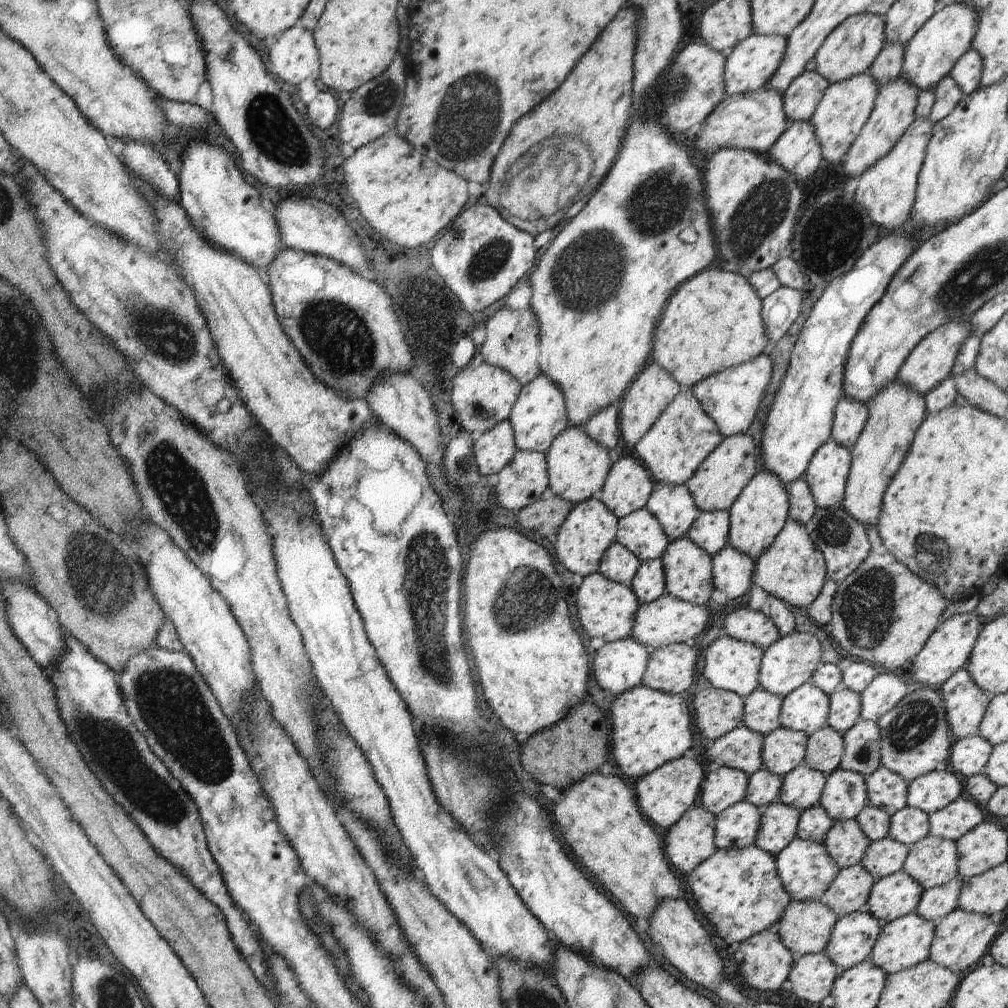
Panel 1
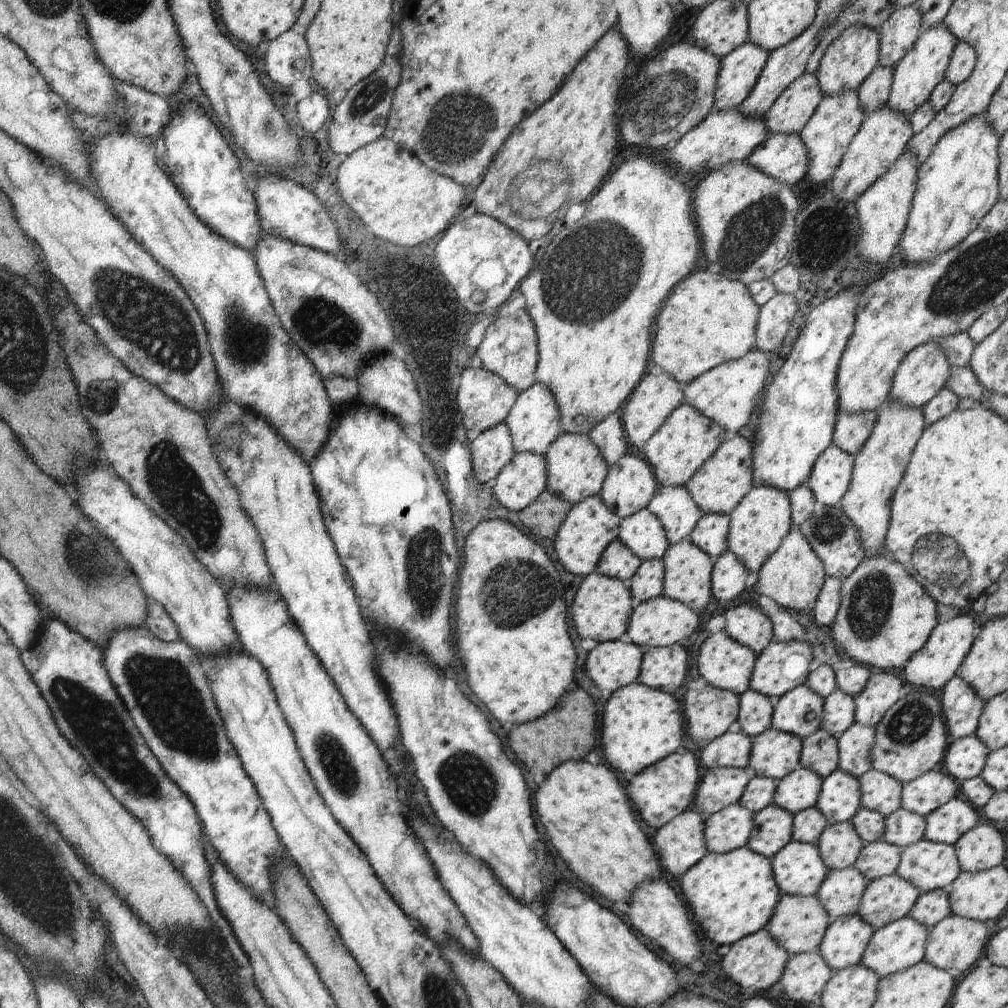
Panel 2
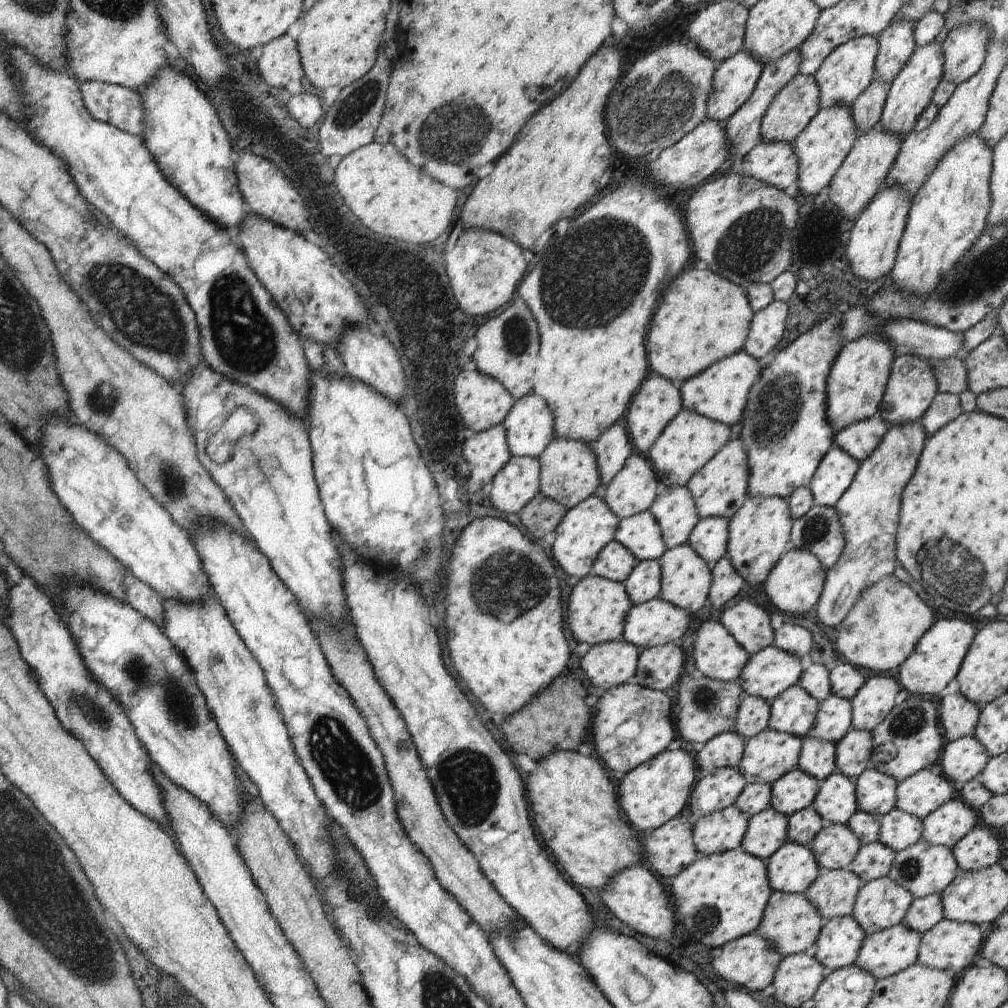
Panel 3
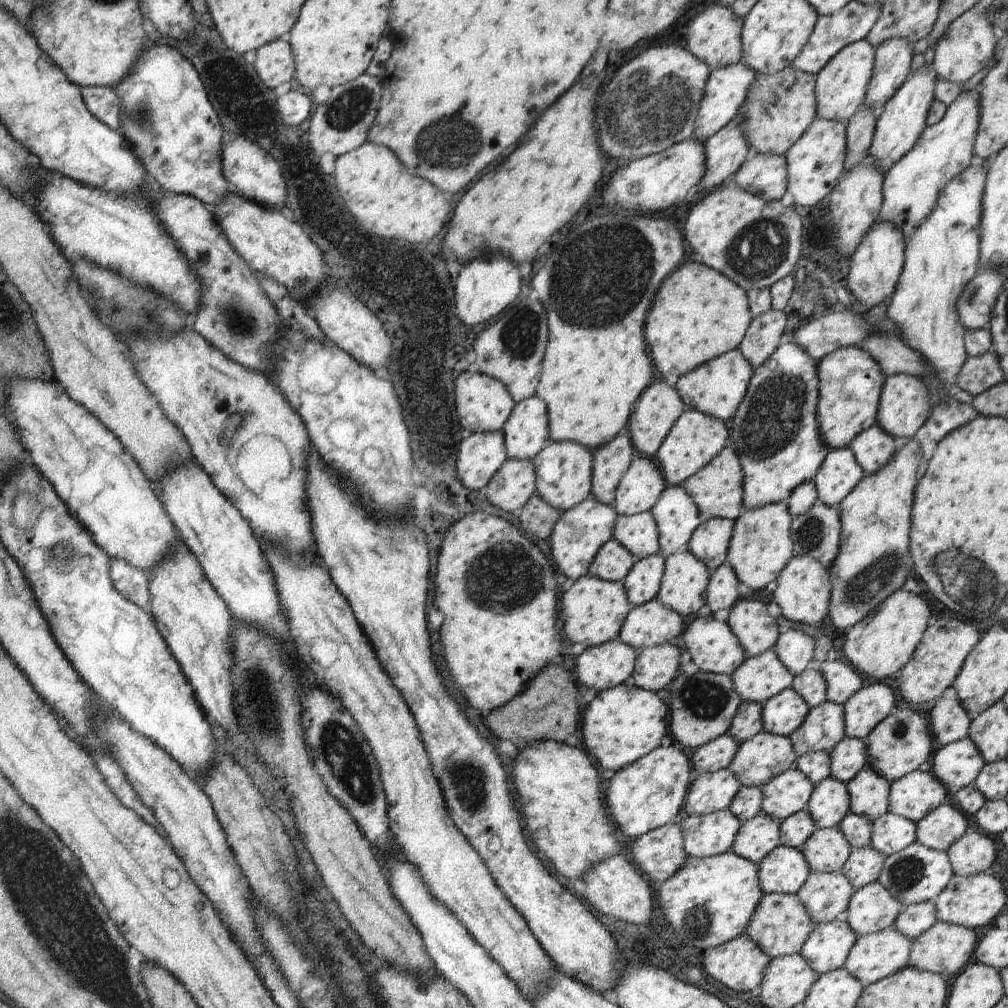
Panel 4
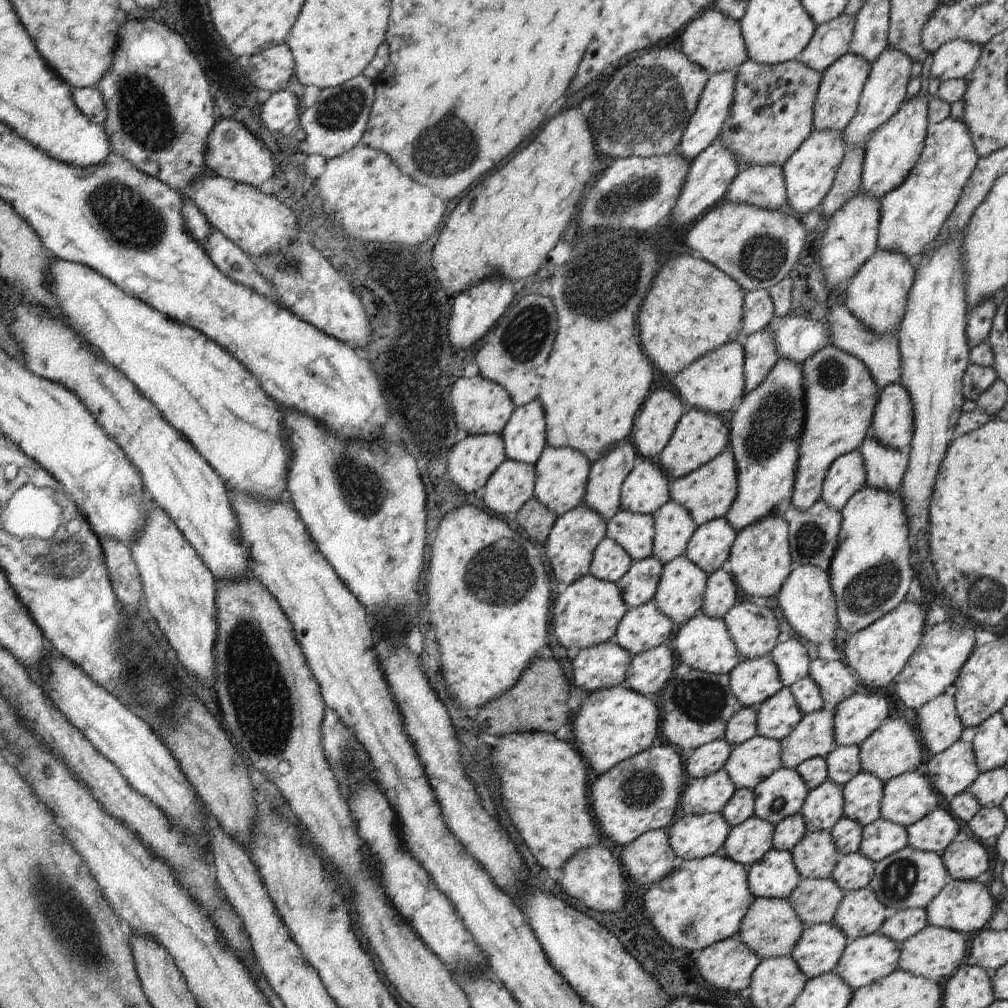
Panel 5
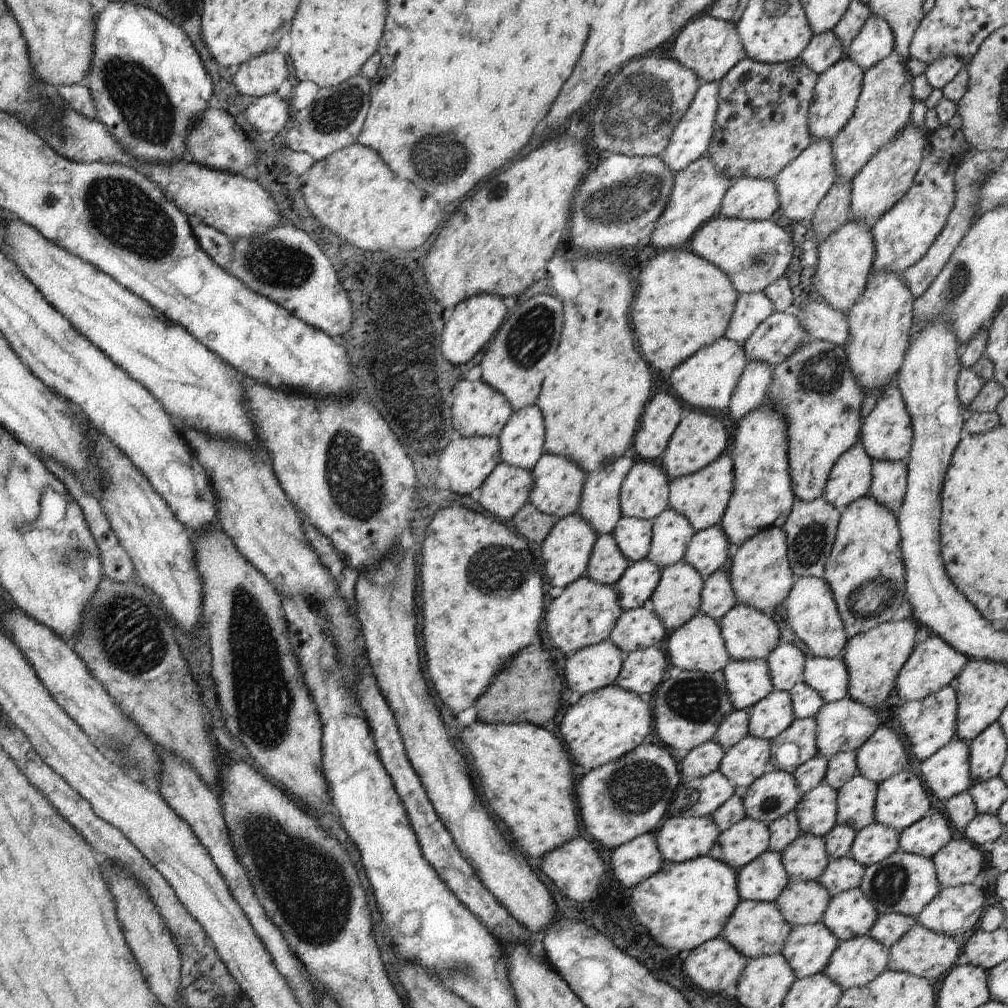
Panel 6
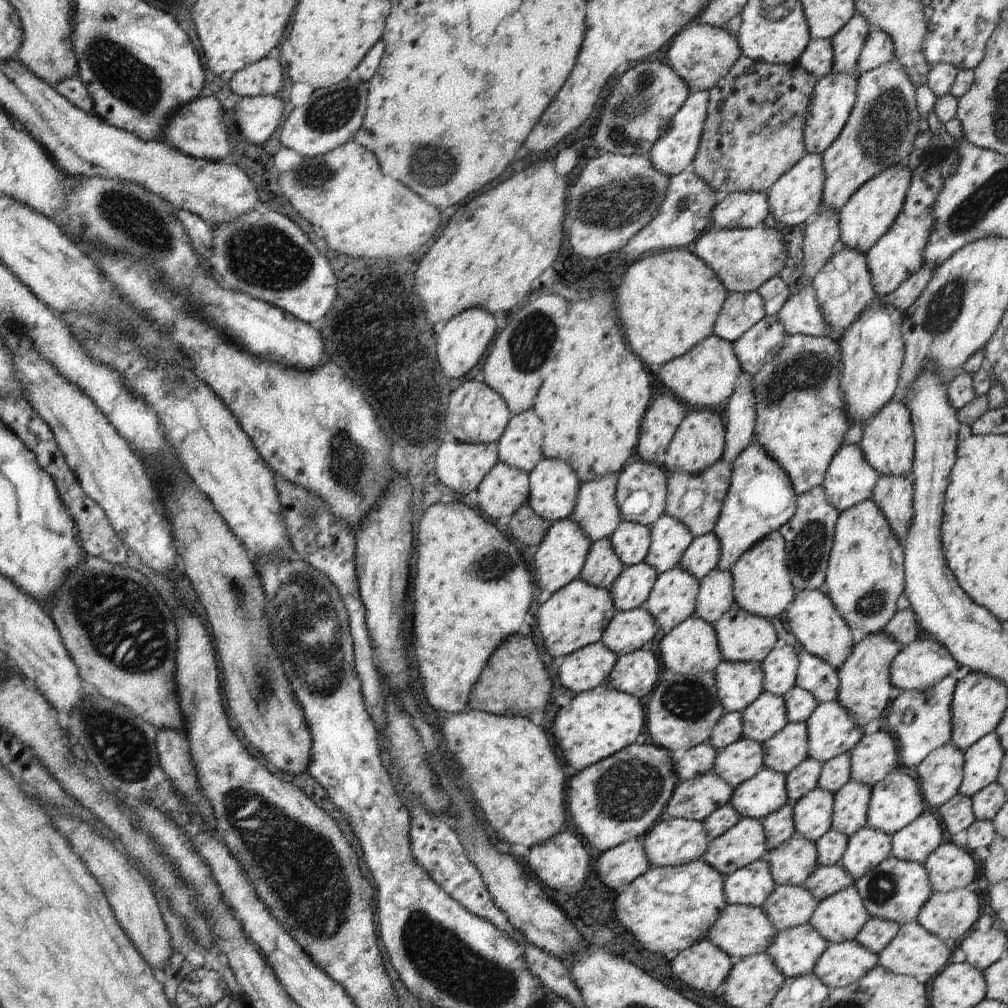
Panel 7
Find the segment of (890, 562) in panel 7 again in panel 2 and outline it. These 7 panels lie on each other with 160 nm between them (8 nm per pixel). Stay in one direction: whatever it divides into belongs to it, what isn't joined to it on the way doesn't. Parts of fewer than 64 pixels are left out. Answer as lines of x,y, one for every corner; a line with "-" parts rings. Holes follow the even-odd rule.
889,400
883,405
871,435
855,456
848,490
838,504
859,532
862,548
874,548
875,554
879,553
885,544
892,495
904,478
911,454
927,426
922,411
923,409
-
827,577
818,598
814,601
814,620
820,626
834,622
841,605
841,579

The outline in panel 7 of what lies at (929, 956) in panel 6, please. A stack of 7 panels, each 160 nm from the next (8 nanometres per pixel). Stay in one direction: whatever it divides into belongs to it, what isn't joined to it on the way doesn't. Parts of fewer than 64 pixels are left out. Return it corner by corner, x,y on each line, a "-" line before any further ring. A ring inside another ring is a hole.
913,921
902,925
895,938
877,955
877,965
896,975
909,975
924,980
938,975
946,967
953,951
950,943
942,941

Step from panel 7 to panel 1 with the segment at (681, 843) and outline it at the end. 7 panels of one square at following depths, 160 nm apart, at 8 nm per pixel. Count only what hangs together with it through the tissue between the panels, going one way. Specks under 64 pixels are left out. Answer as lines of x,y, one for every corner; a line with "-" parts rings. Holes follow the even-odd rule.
744,800
715,815
714,844
717,849
743,849
753,844
758,834
762,810

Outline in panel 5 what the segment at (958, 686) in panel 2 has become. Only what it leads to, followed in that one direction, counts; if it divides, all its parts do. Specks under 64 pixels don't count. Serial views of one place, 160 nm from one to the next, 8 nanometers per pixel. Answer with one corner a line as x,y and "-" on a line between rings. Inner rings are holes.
939,694
915,709
921,741
930,754
938,754
960,740
964,725
959,719
954,696

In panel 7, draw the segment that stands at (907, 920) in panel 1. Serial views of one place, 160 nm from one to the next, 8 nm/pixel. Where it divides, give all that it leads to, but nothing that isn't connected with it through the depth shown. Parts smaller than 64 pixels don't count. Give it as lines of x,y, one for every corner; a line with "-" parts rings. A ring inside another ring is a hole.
854,941
830,943
826,951
818,958
811,974
830,989
847,986
866,975
878,963
878,956

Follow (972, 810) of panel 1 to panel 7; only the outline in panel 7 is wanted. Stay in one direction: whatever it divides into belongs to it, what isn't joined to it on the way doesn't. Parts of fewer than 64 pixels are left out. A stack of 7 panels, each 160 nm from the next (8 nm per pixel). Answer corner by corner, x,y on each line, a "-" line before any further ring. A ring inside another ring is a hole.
924,812
911,824
891,836
891,855
900,861
913,861
923,864
928,856
943,844
939,817

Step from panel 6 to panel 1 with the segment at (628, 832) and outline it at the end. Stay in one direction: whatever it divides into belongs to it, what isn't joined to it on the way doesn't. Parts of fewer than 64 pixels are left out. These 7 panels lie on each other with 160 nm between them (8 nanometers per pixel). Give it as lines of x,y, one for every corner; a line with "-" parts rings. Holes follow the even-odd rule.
680,757
645,774
636,784
636,797
640,812
652,824
670,828
688,809
694,807
704,772
696,759

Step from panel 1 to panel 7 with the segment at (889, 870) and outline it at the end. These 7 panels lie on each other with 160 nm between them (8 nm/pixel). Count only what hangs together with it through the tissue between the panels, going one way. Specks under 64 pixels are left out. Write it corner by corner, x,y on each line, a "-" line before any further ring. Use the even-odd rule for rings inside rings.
836,864
819,867
803,883
803,888
820,902
854,884
854,880
844,872
840,864

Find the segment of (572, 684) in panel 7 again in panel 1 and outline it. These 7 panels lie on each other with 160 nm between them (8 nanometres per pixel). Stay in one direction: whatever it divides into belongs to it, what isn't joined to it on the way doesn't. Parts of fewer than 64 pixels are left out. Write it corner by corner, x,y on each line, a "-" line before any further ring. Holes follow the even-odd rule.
631,636
605,643
594,653
594,678
600,688
622,694
641,684
649,656
650,650

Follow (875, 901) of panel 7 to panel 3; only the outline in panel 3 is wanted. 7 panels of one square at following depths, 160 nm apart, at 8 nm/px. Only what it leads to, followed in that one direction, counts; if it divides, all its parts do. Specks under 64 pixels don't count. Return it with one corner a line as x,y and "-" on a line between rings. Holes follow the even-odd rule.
921,838
912,846
896,852
887,876
917,899
940,894
956,878
958,869
959,866
951,848
944,845
931,845

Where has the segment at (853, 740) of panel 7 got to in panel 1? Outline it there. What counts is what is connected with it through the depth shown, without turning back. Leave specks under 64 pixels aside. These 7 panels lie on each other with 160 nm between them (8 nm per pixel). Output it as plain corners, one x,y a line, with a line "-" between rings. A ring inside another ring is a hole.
888,670
885,674
878,673
878,676
859,694
860,719
877,722
908,694
906,686
904,681

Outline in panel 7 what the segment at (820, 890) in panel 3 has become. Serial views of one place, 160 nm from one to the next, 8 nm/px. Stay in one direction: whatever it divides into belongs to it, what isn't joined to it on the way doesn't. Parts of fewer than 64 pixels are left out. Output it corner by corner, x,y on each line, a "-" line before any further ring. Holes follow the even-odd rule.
776,885
761,910
771,920
778,932
809,923
815,907
819,904
803,886

